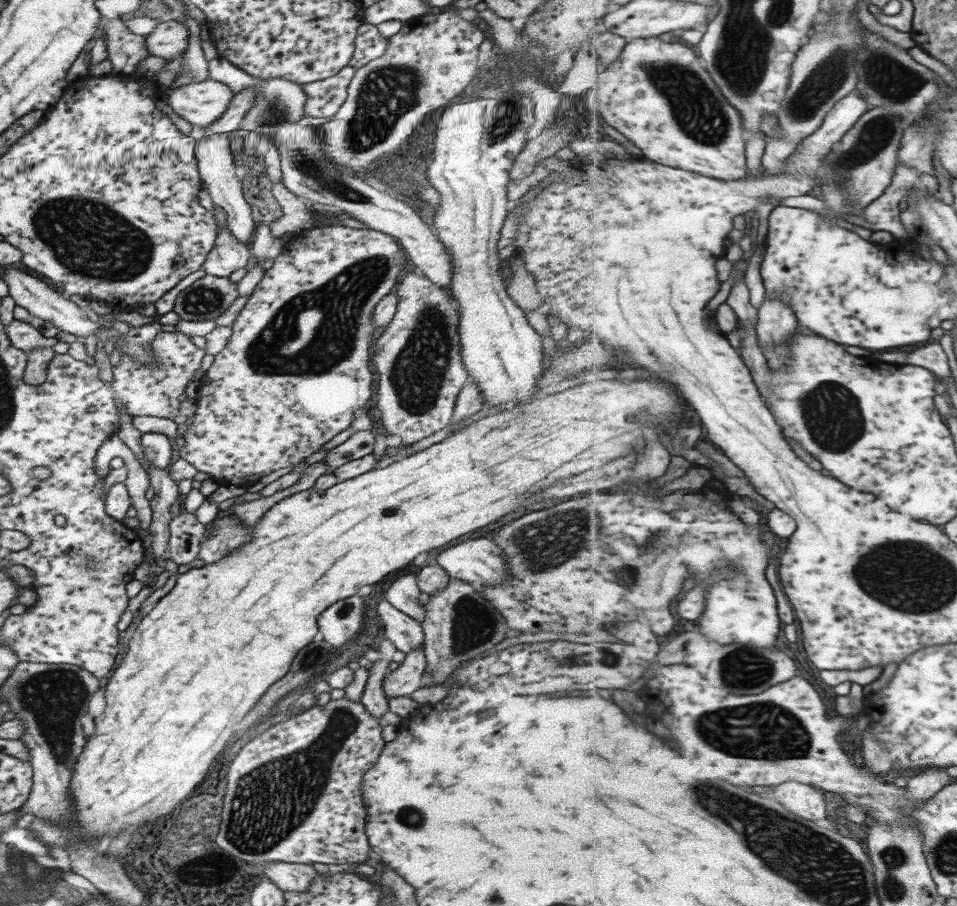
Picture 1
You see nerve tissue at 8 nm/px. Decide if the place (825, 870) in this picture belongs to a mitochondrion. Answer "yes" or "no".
yes

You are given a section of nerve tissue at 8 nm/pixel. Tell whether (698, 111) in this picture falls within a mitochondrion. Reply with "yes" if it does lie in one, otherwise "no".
yes

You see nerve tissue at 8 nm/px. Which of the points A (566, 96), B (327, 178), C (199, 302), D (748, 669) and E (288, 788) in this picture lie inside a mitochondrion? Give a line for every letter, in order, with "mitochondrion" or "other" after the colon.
A: other
B: mitochondrion
C: mitochondrion
D: mitochondrion
E: mitochondrion

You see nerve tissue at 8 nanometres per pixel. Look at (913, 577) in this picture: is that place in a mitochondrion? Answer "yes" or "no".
yes

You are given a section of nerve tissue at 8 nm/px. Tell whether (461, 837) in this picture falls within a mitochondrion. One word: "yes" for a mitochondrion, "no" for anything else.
no

